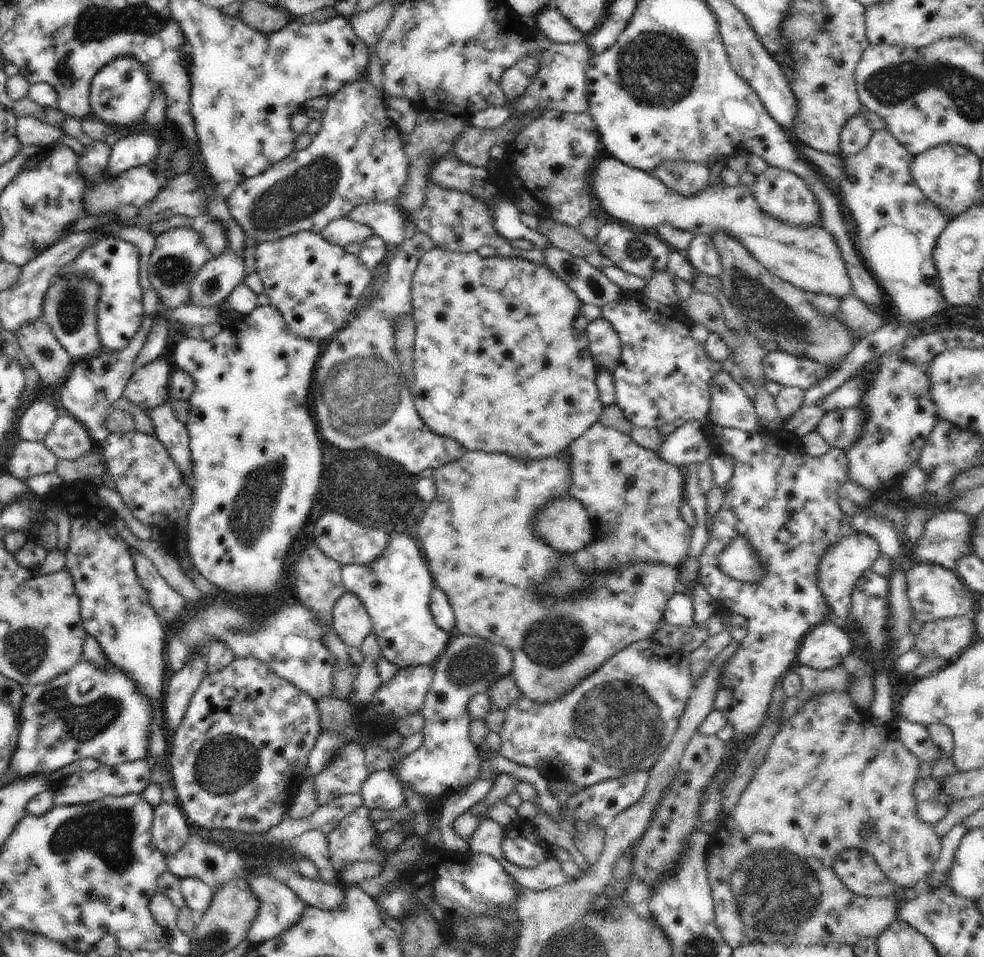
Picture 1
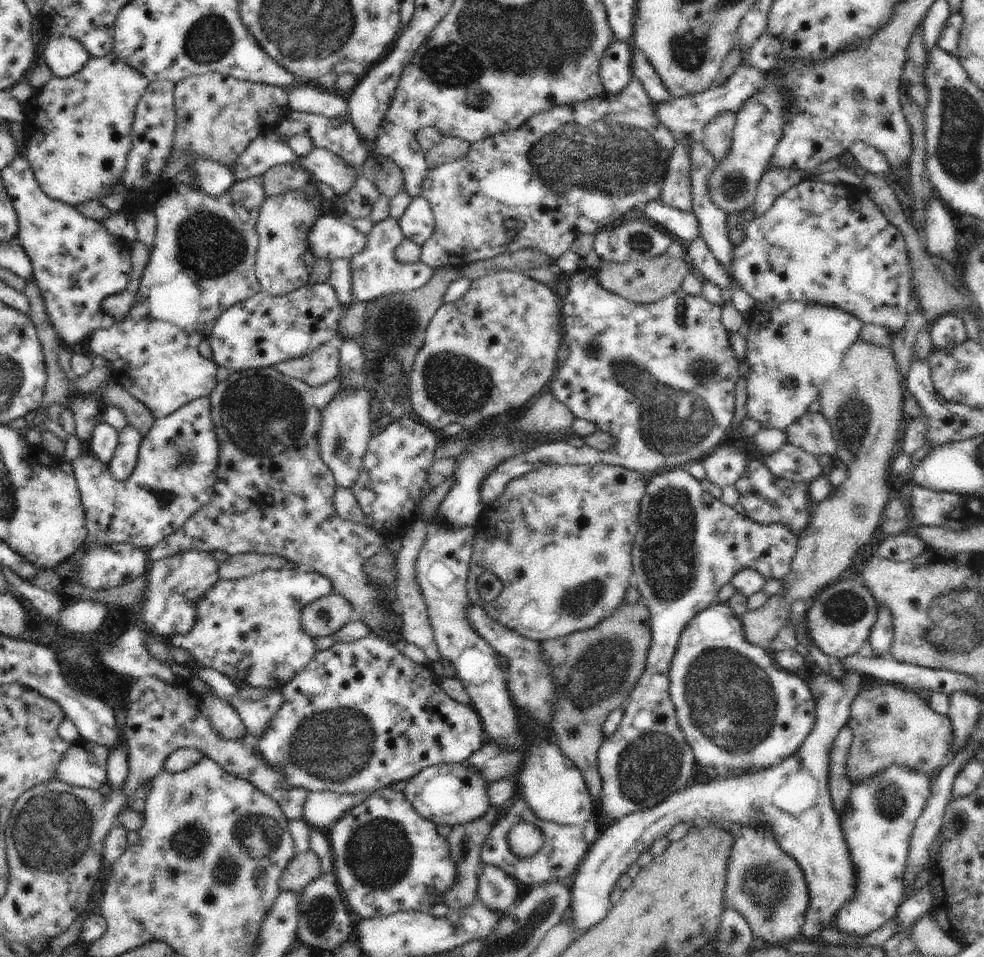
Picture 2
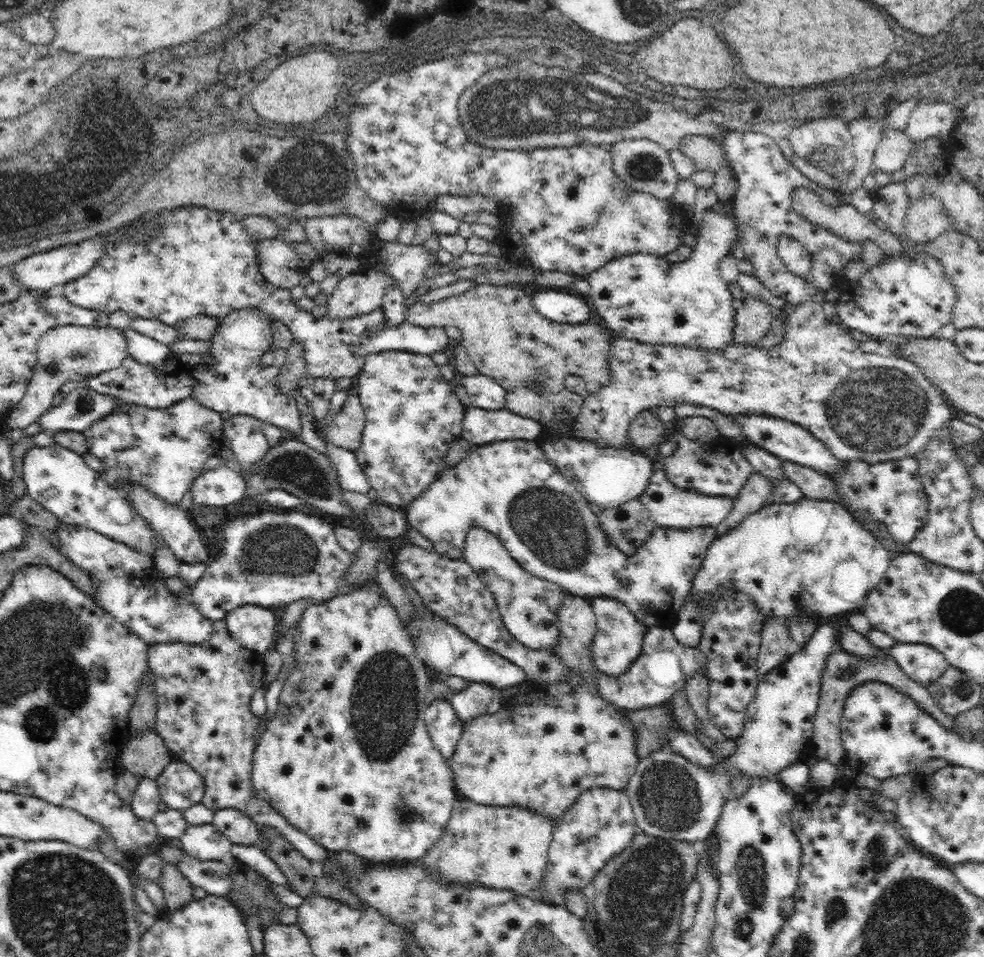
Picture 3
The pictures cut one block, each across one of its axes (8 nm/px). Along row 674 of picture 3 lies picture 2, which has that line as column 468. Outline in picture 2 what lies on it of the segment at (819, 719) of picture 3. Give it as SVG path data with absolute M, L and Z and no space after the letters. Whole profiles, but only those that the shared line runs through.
M491 806L485 816L468 824L458 824L452 827L452 832L447 836L446 840L450 846L451 860L456 864L456 874L458 874L454 886L452 886L452 889L448 890L446 896L444 896L444 903L450 907L451 910L462 910L462 908L474 904L478 889L477 876L478 872L480 872L480 866L482 865L481 851L488 836L492 833L494 826L497 824L498 817L498 810L496 810L494 806Z

